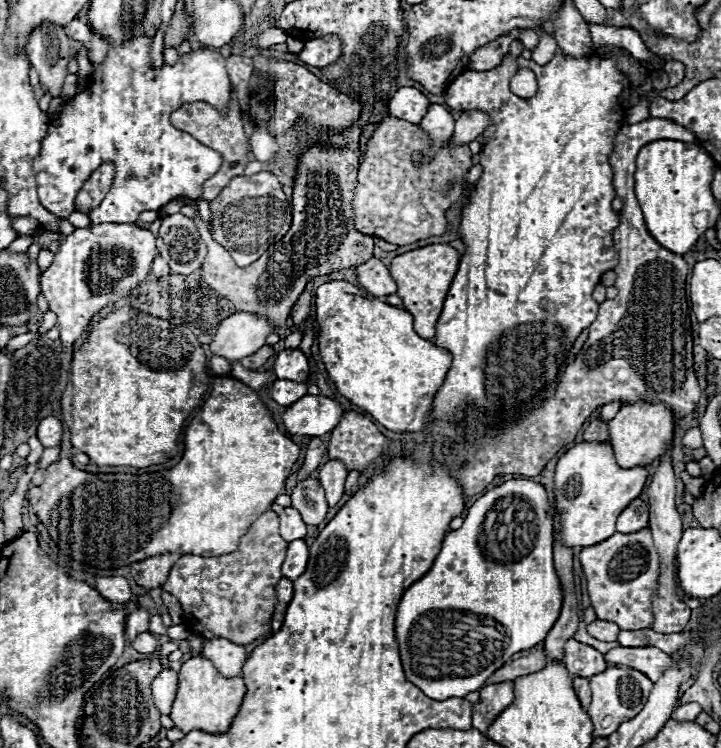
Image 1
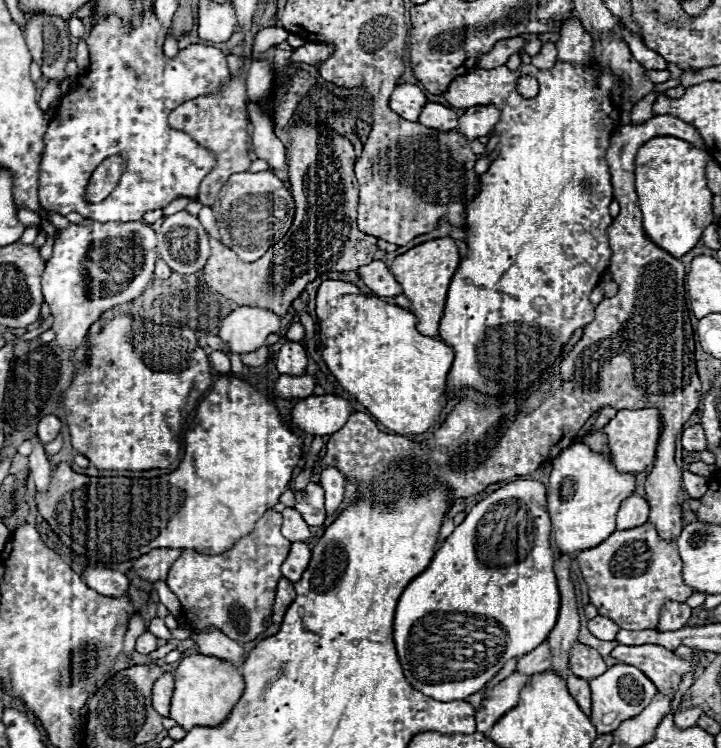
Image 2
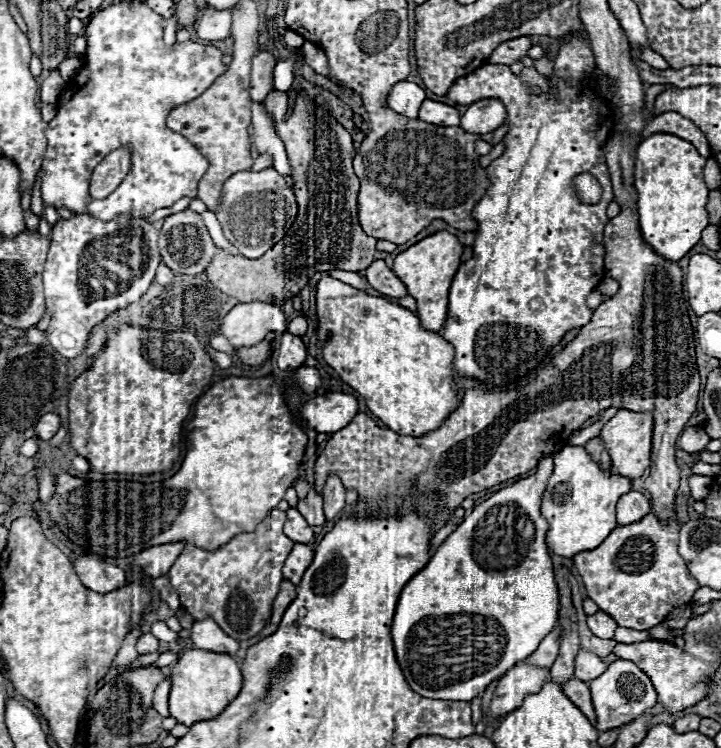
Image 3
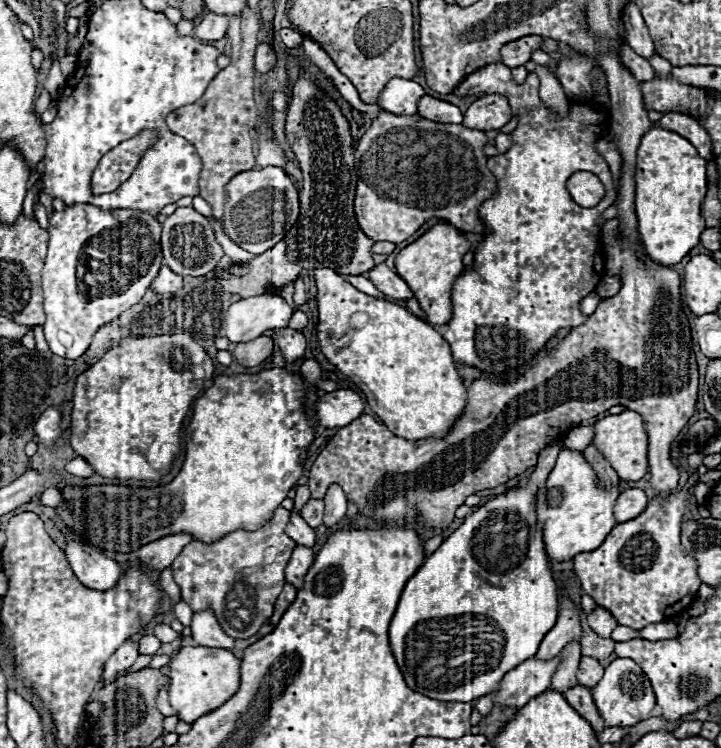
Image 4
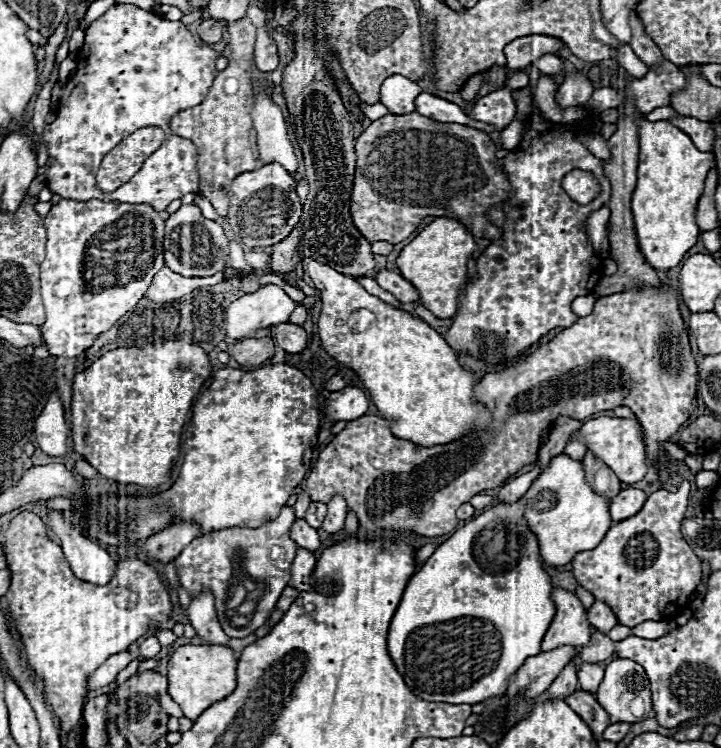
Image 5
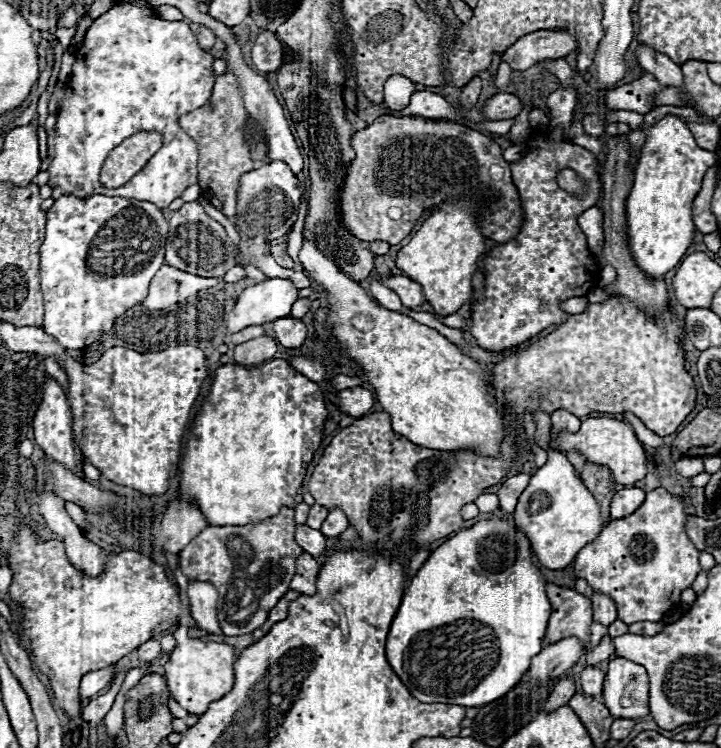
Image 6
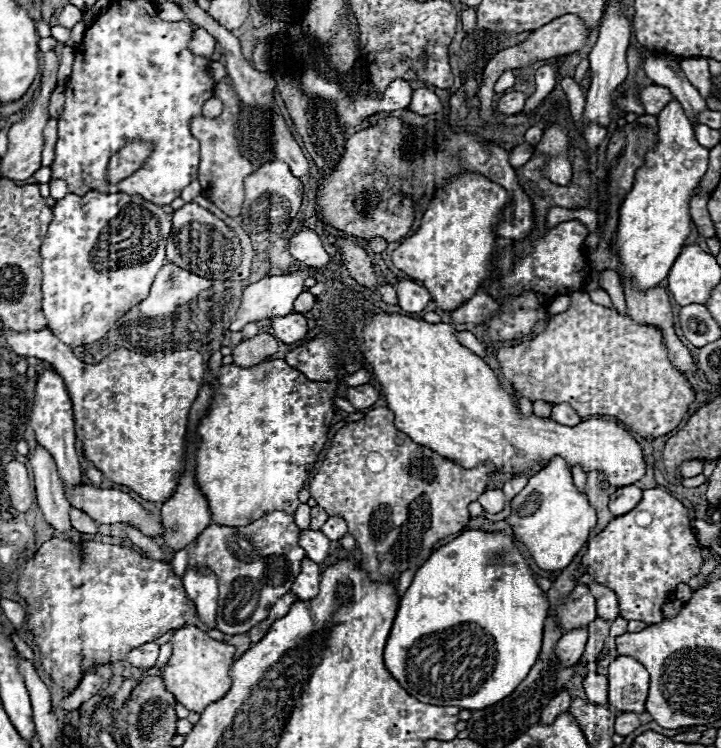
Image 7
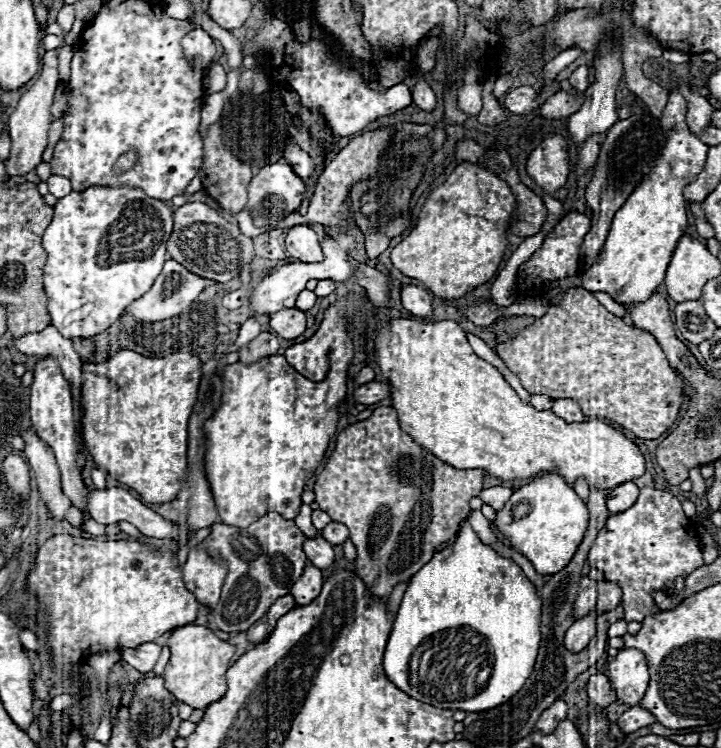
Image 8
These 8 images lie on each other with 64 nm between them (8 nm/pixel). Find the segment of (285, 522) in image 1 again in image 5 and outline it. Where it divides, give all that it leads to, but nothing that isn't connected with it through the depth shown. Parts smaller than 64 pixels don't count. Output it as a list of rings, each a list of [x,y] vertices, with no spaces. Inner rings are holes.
[[[298,518],[292,526],[290,526],[290,538],[298,544],[298,546],[302,546],[302,548],[306,548],[306,550],[318,550],[320,548],[320,538],[318,538],[318,534],[316,534],[316,530],[312,530],[312,526],[308,526],[302,518]]]

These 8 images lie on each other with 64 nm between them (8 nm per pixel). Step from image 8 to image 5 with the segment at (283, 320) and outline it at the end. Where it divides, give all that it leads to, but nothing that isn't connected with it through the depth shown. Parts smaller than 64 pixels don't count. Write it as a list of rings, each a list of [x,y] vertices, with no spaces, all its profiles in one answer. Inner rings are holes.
[[[294,324],[274,326],[274,340],[288,354],[298,354],[306,348],[306,332],[302,326],[294,326]]]

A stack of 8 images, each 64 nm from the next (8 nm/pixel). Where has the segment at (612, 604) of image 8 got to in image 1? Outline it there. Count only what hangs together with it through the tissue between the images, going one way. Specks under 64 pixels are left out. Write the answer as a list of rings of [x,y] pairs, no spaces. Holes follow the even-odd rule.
[[[594,620],[592,624],[586,626],[586,630],[590,636],[602,642],[614,642],[620,634],[620,628],[614,622],[606,622],[606,620]]]

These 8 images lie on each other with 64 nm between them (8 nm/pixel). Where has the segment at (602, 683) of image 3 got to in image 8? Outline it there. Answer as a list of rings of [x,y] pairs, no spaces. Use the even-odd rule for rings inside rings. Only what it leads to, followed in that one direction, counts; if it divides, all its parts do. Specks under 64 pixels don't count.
[[[620,650],[616,660],[610,662],[610,684],[616,694],[616,702],[624,706],[640,706],[648,690],[648,666],[646,656],[638,650]]]

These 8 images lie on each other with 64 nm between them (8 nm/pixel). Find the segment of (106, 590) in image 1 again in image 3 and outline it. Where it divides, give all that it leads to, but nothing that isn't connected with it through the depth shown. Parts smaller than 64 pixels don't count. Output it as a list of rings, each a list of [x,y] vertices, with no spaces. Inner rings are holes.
[[[82,554],[78,558],[72,558],[74,568],[78,572],[78,578],[82,584],[94,592],[110,594],[126,586],[126,574],[124,570],[102,562],[98,556]]]

